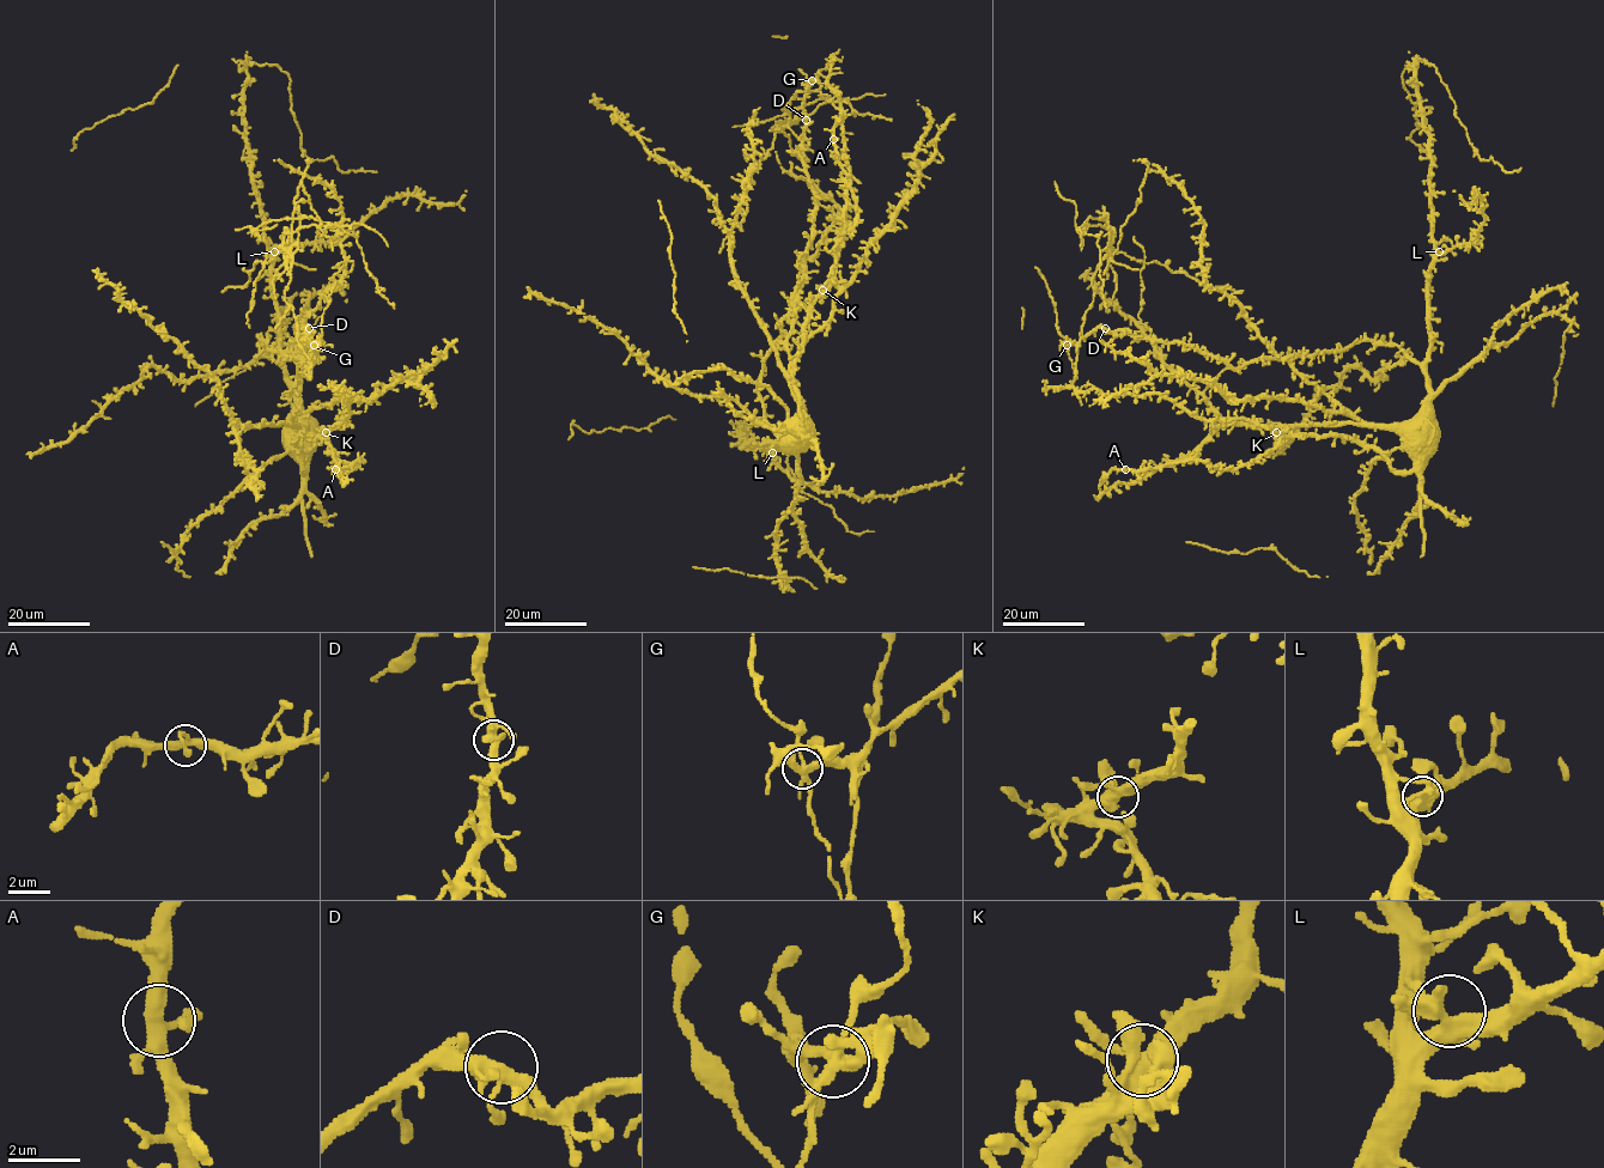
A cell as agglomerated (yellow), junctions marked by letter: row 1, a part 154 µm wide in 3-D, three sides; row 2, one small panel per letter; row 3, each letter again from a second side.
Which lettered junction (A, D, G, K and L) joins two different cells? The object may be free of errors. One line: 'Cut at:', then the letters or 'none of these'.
Cut at: G

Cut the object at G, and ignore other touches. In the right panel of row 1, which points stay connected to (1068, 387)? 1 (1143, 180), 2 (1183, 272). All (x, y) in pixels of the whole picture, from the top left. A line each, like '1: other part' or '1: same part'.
1: other part
2: other part

